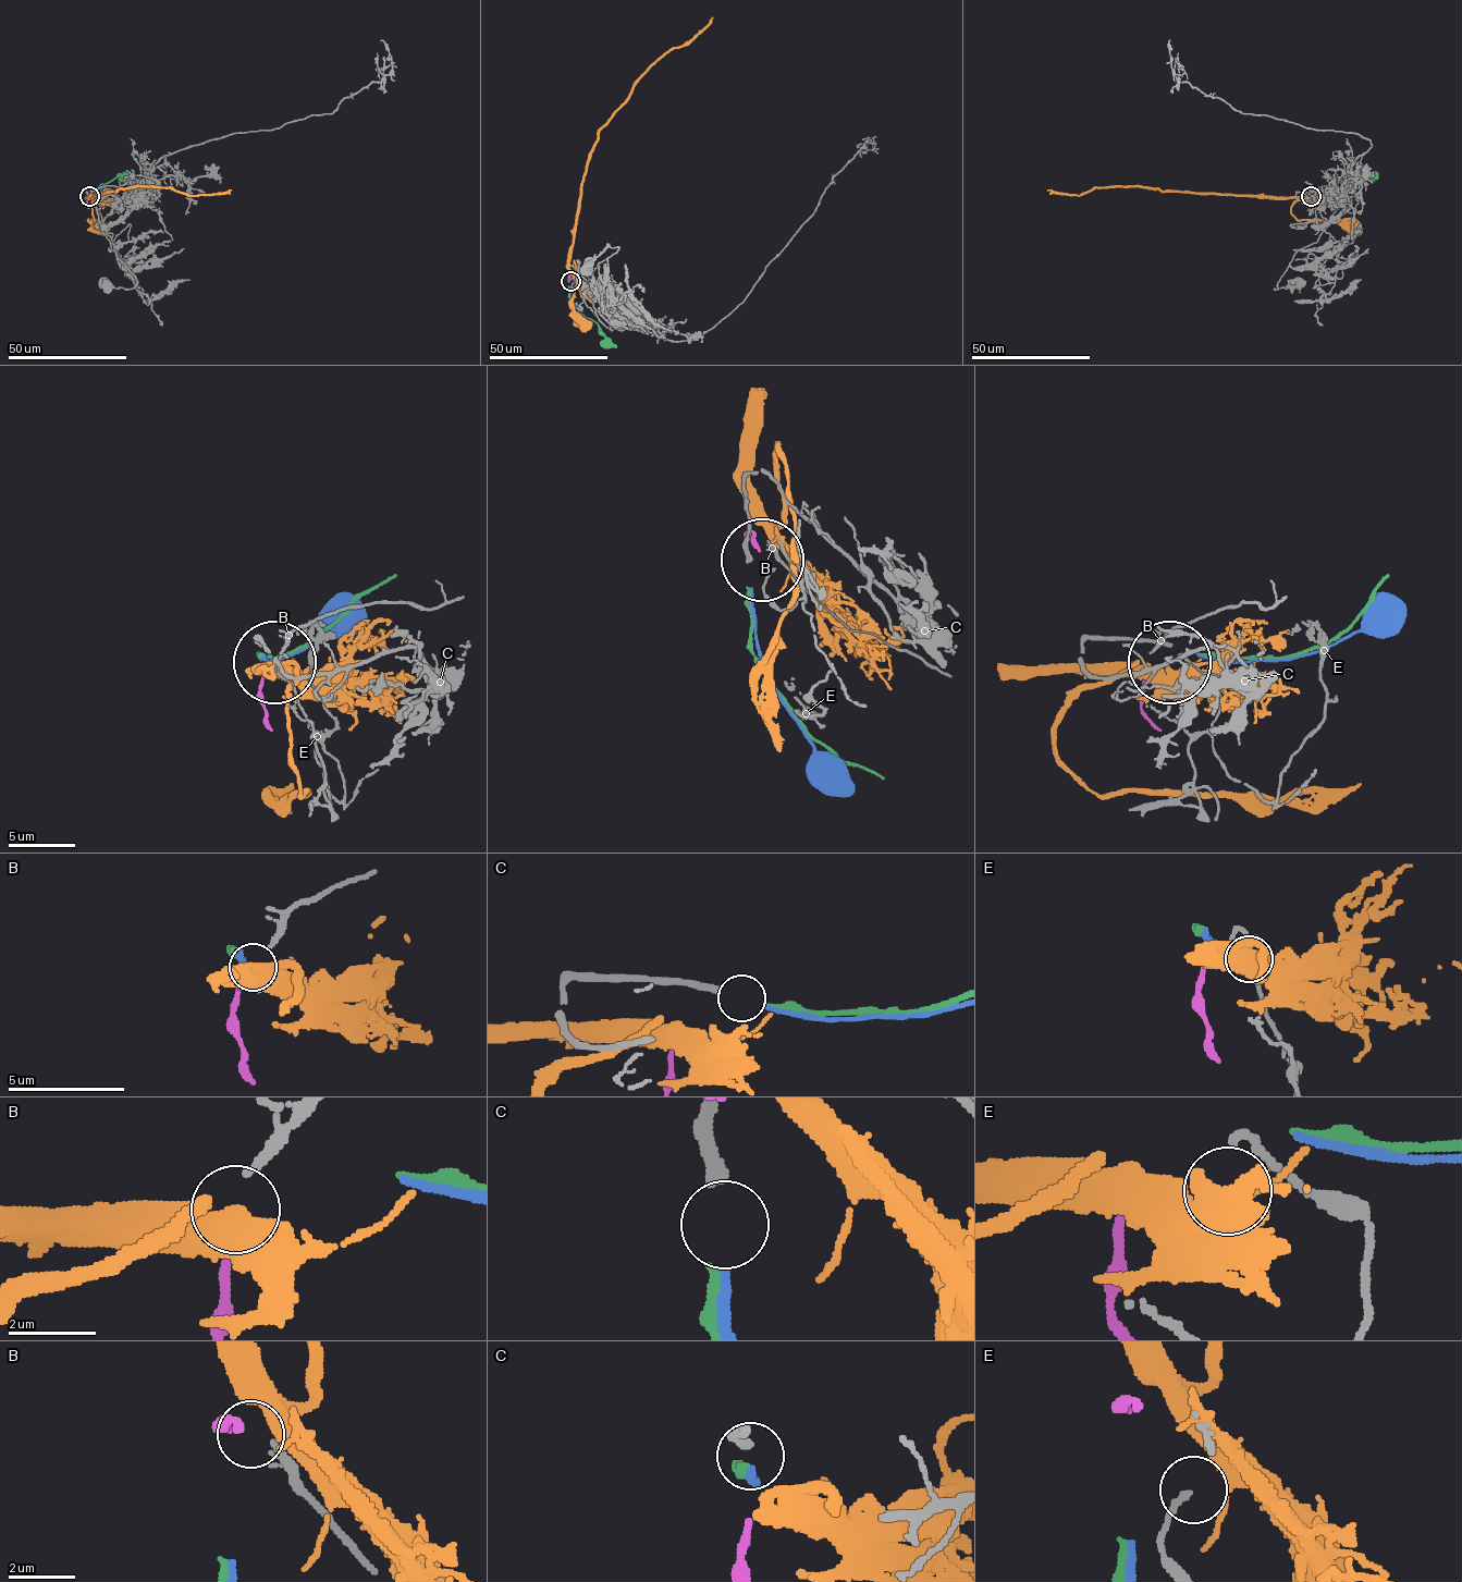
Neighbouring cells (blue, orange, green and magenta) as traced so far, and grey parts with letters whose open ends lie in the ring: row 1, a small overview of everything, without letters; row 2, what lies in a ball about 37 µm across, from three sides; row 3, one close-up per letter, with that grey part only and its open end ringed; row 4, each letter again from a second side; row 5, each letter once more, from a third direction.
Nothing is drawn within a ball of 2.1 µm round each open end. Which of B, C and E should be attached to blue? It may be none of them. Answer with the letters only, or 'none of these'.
none of these

